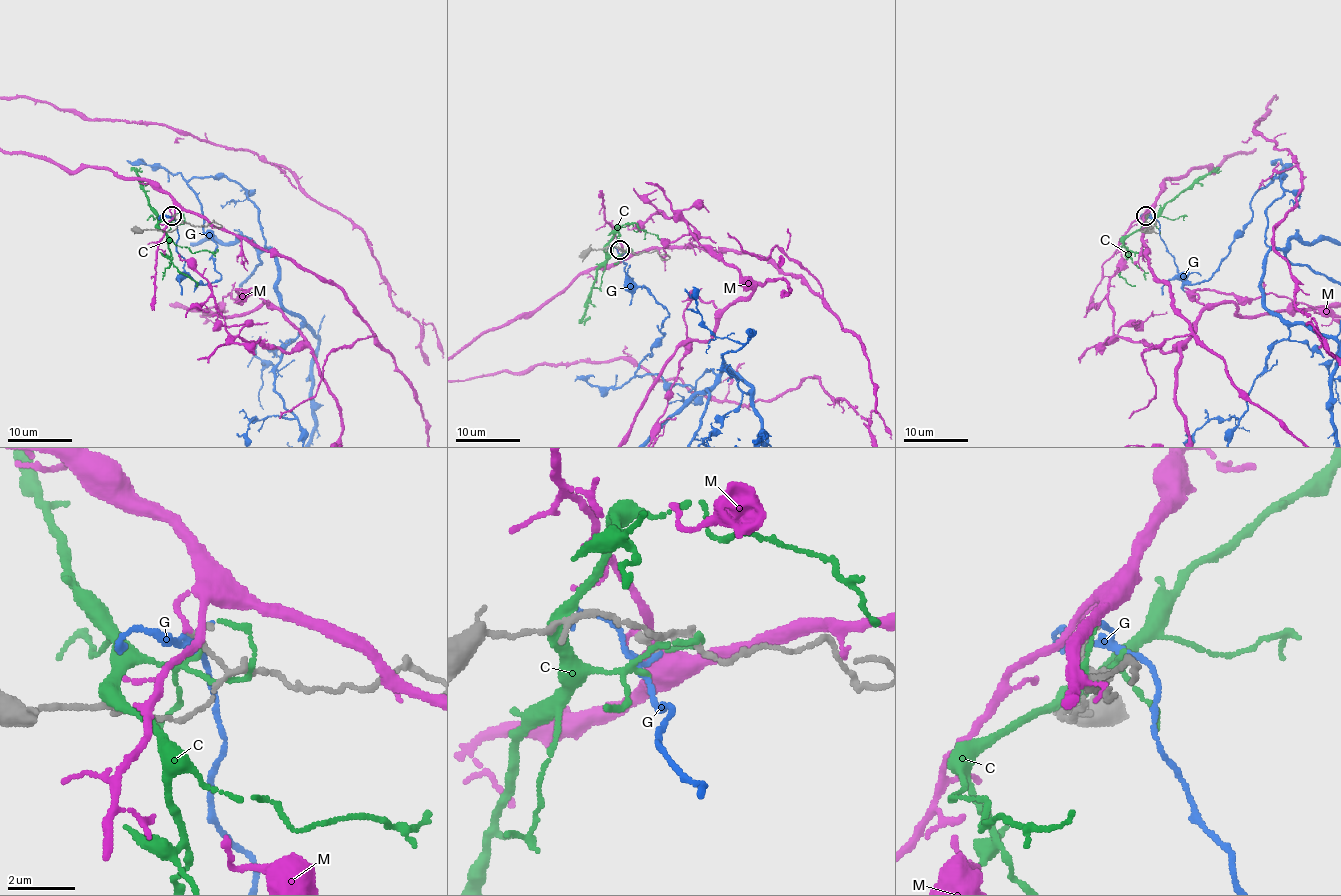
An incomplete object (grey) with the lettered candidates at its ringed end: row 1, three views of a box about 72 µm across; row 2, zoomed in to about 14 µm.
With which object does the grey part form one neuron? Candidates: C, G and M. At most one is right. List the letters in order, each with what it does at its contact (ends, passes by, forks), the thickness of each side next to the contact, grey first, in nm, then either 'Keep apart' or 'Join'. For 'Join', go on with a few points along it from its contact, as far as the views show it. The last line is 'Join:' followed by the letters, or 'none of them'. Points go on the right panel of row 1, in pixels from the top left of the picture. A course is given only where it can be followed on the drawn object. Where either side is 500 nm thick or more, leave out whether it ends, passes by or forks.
C: It ends there. Thickness 220 nm (grey) against 170 nm. Keep apart
G: It passes by. Thickness 240 nm (grey) against 110 nm. Keep apart
M: It ends there. Thickness 240 nm (grey) against 120 nm. Keep apart
Join: none of them

